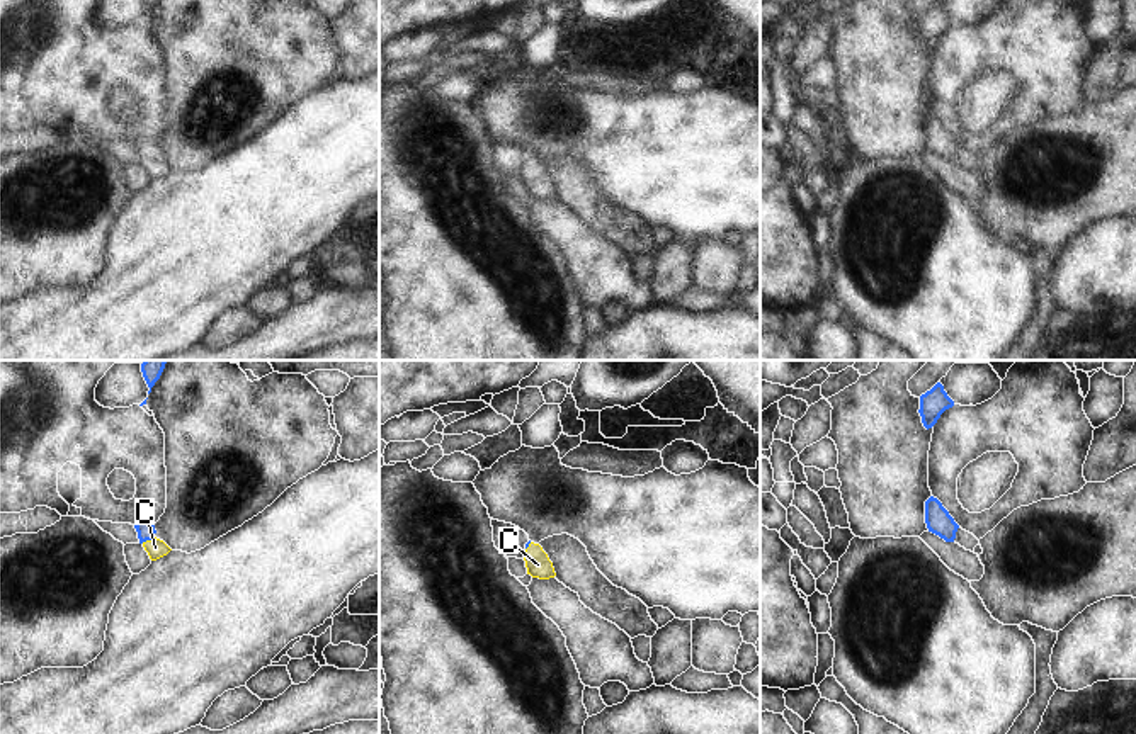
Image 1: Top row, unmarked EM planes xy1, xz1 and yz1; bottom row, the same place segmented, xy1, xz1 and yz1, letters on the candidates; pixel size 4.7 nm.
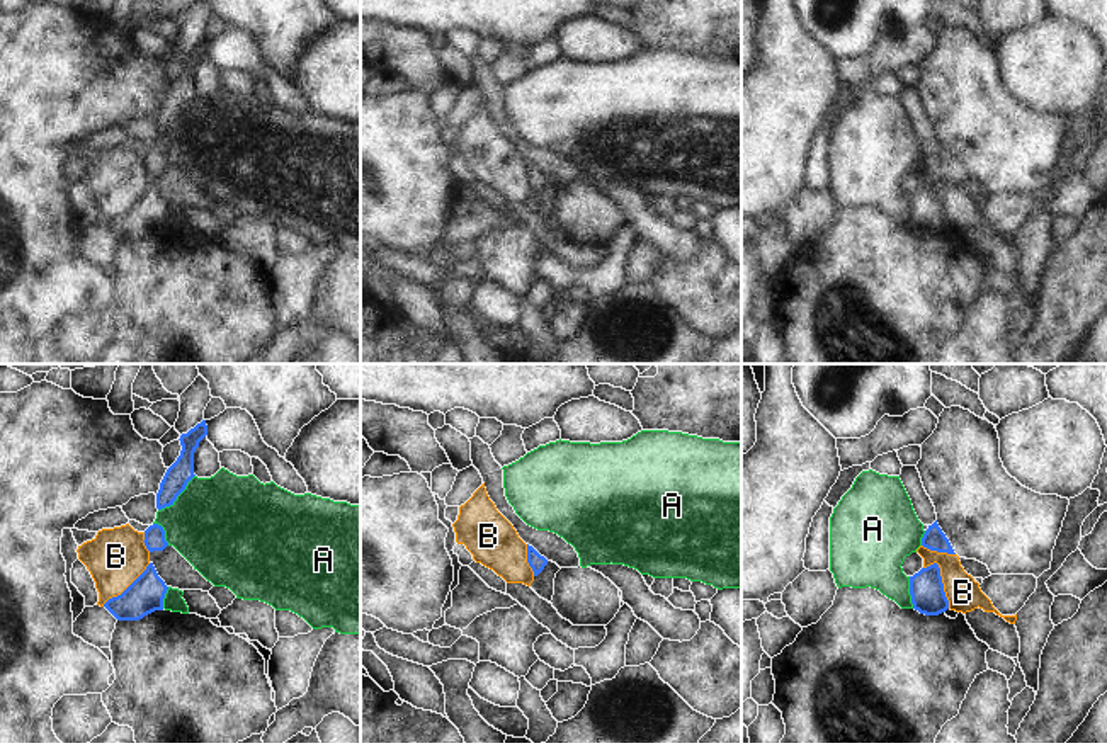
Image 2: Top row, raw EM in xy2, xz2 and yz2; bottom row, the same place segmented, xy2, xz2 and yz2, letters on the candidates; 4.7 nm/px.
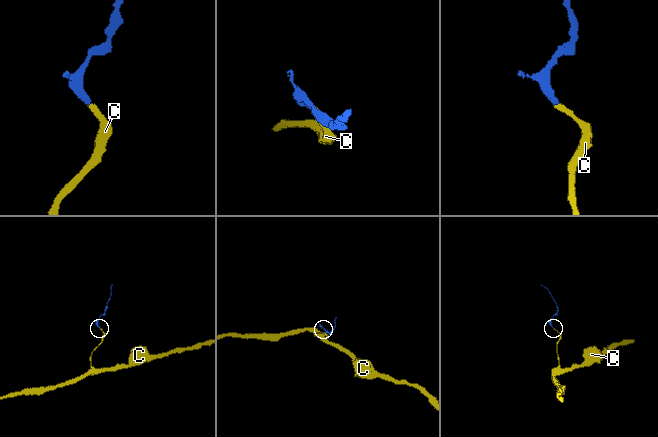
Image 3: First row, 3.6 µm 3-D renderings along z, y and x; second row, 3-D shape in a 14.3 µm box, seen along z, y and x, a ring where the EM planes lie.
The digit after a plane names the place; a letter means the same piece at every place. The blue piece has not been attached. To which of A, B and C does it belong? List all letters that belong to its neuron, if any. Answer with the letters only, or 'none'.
C

